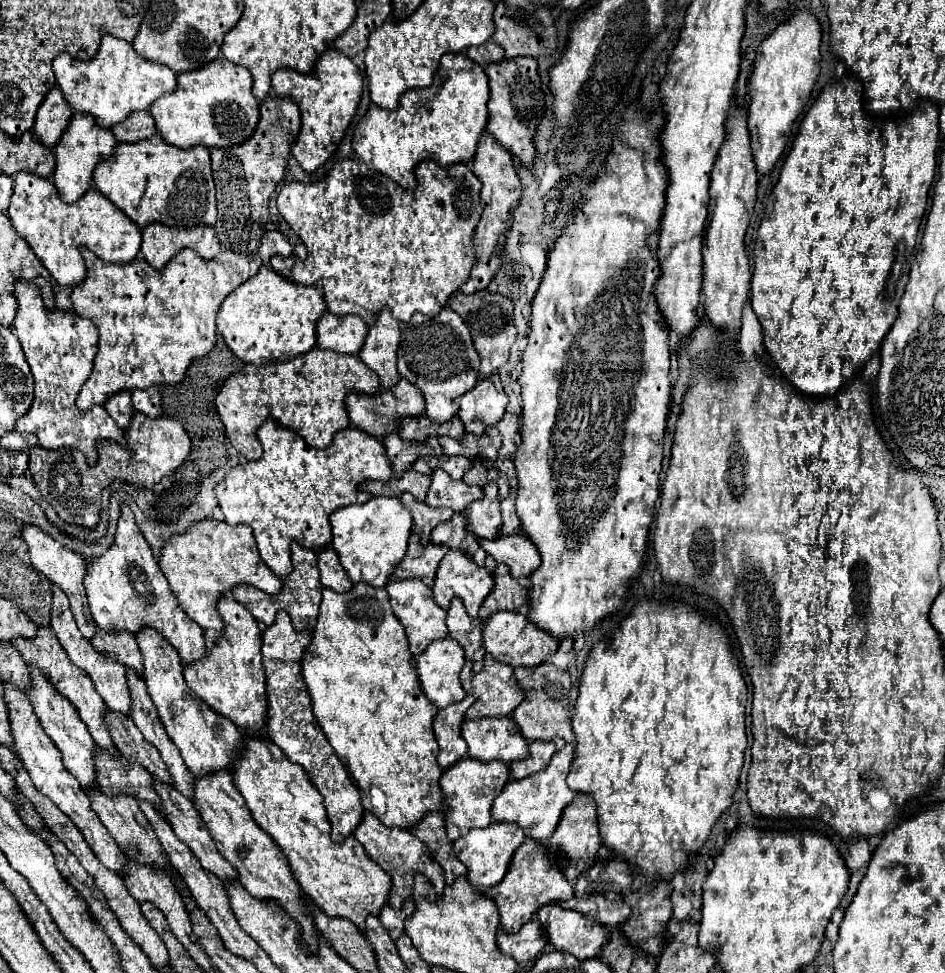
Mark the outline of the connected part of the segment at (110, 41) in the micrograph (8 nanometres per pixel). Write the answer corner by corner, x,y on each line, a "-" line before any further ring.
113,35
101,39
101,47
93,61
79,61
69,53
57,55
53,73
67,103
79,113
93,115
95,123
103,129
121,123
133,111
147,111
155,99
177,89
175,73
169,67
143,59
135,53
131,43

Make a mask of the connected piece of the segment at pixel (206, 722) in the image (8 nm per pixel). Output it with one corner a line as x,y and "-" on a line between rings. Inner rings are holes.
143,629
137,635
145,663
145,685
159,711
167,735
181,751
183,761
195,777
205,777
209,771
231,769
233,761
243,753
243,733
225,717
209,709
201,699
189,699
189,687
183,679
183,665
177,651
155,629

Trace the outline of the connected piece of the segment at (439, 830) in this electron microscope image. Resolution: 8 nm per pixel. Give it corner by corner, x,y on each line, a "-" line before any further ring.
429,813
425,817
425,821
421,821
421,825
415,825
415,829
411,829
411,831
429,847
429,851
435,855
437,863
443,865
445,879
449,885
457,877
465,877
465,865
461,865
461,861
457,861
457,857
453,853
453,843
449,841
449,837
445,833
445,815

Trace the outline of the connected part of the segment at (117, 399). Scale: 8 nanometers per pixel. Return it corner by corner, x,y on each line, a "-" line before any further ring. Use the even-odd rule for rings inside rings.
123,391
123,393
113,395
113,397
105,403
105,409
109,411
109,415
111,415
113,421
119,425
121,431
125,431
125,429
131,425
133,405
131,405
131,395
129,395
129,391

